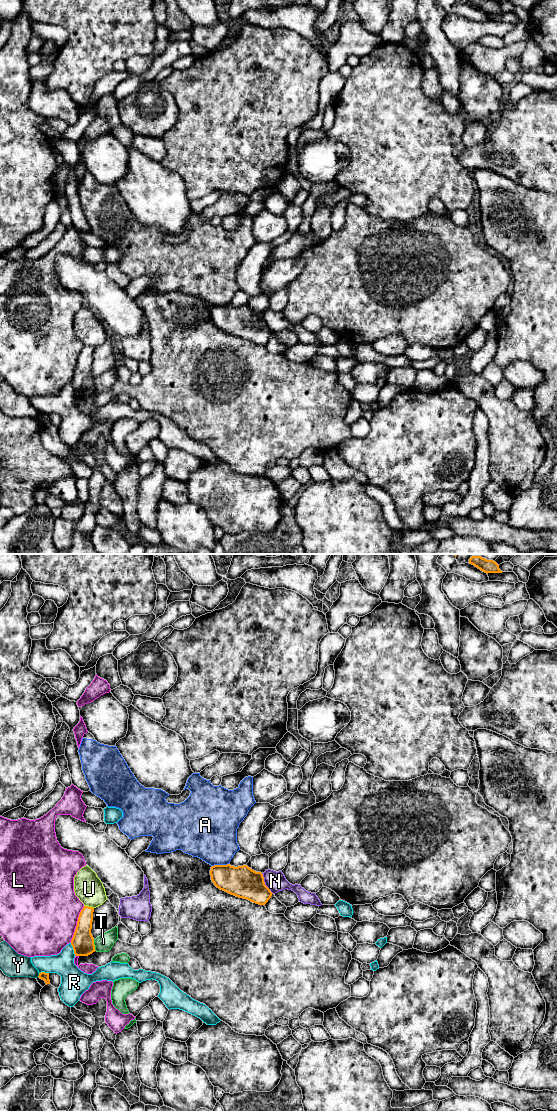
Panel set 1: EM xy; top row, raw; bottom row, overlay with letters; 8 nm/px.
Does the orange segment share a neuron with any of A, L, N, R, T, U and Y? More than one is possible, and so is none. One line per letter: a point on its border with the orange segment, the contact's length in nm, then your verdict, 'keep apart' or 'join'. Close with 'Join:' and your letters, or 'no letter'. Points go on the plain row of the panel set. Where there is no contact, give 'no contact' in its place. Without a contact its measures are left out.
A: xy (220, 305) | 140 nm | keep apart
L: xy (77, 364) | 320 nm | keep apart
N: xy (264, 323) | 190 nm | keep apart
R: xy (73, 389) | 110 nm | keep apart
T: xy (94, 385) | 100 nm | keep apart
U: xy (88, 346) | 80 nm | keep apart
Y: xy (39, 415) | 40 nm | keep apart
Join: no letter

